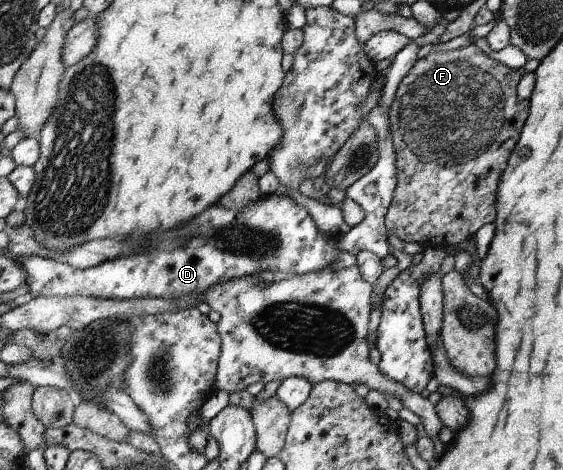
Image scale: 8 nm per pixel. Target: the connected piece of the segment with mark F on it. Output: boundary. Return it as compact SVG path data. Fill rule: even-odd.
M473 43L467 46L467 48L459 48L447 52L430 52L417 60L409 69L409 72L398 84L398 89L389 111L390 131L396 152L395 166L398 178L391 204L387 214L384 216L386 228L389 232L393 232L404 243L417 242L425 249L431 247L445 250L448 246L458 245L461 242L465 242L465 240L471 240L483 226L494 222L496 217L496 190L499 179L507 166L517 140L519 140L521 128L523 128L523 124L525 124L525 120L529 116L529 100L521 100L519 102L519 98L517 98L517 84L519 84L519 80L521 80L521 72L511 70L503 63L497 62L497 60L491 58L491 56L487 55Z

